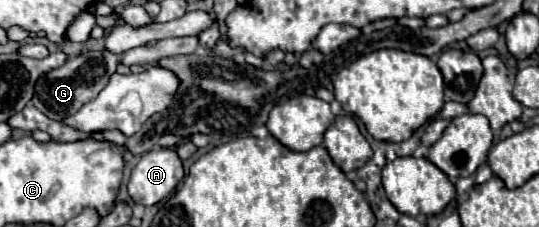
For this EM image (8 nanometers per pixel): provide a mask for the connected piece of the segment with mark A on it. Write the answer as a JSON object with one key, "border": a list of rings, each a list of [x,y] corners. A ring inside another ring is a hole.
{"border":[[[174,148],[150,150],[132,170],[128,194],[136,204],[154,206],[178,186],[180,178],[184,178],[184,170]]]}

